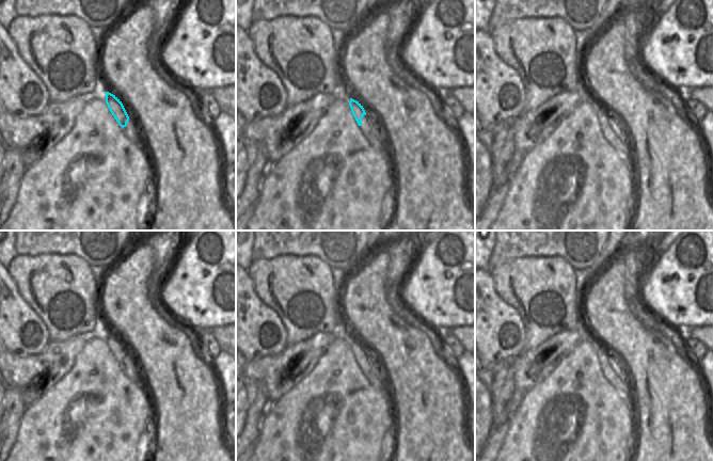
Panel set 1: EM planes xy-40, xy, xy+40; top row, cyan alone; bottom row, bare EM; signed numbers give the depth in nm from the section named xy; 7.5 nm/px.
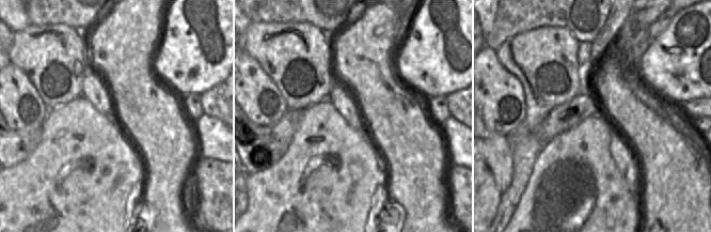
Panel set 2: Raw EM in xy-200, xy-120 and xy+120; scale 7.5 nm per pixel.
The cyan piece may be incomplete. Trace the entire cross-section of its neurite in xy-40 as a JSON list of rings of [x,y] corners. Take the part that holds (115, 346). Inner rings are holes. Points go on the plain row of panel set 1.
[[[106,331],[106,343],[118,364],[123,367],[123,372],[127,378],[140,388],[144,387],[144,381],[141,375],[134,368],[127,365],[129,355],[122,340],[115,334]]]

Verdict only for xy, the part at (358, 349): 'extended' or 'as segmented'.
extended

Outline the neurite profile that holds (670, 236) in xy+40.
[[[667,230],[659,240],[659,247],[649,255],[652,265],[656,265],[661,255],[678,239],[683,230]]]

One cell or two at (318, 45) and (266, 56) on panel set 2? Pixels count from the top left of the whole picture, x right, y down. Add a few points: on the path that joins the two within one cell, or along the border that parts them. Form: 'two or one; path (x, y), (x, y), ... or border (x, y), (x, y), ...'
one; path (305, 52), (279, 52)

